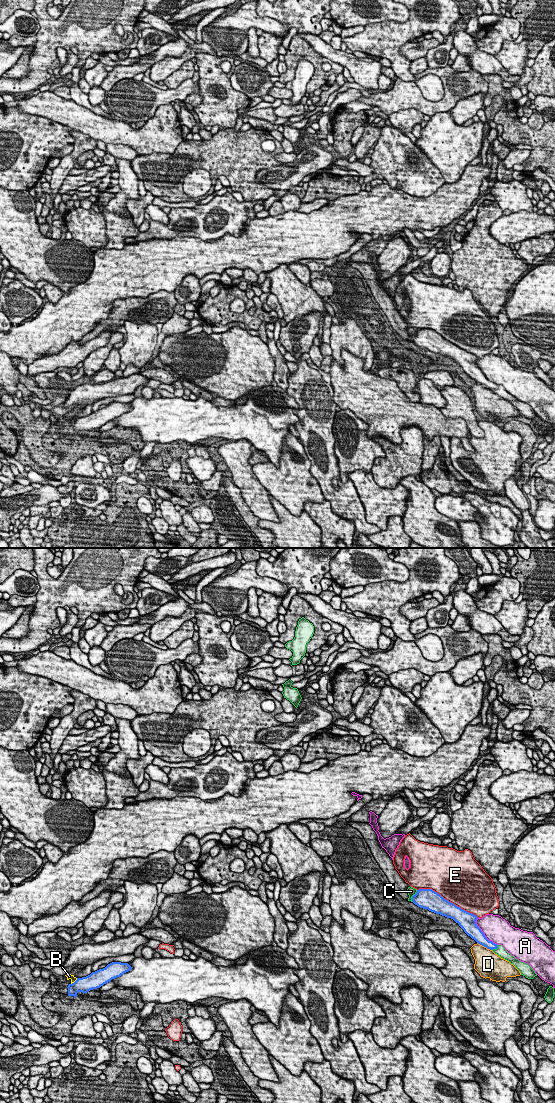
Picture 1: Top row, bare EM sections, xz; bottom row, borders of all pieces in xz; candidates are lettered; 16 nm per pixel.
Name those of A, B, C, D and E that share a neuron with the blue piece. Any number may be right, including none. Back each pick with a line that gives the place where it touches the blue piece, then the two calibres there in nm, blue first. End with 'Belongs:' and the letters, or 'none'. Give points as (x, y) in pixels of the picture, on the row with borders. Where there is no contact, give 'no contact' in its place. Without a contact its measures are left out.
Belongs: none

